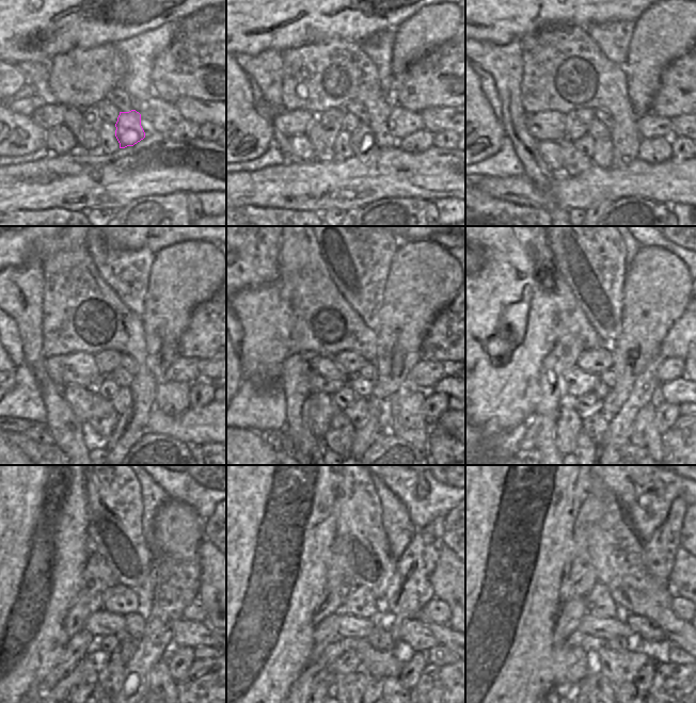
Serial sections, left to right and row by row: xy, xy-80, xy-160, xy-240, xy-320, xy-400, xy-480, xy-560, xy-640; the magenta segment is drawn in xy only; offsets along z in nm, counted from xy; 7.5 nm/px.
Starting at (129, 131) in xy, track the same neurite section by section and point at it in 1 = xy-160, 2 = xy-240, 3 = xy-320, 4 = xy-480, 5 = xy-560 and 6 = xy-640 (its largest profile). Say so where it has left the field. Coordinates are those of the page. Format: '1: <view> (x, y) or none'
1: xy-160 (602, 156)
2: xy-240 (121, 401)
3: xy-320 (357, 413)
4: xy-480 (108, 681)
5: xy-560 (345, 682)
6: xy-640 (590, 682)

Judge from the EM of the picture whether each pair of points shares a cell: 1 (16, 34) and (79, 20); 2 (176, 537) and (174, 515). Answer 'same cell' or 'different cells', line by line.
1: same cell
2: same cell

